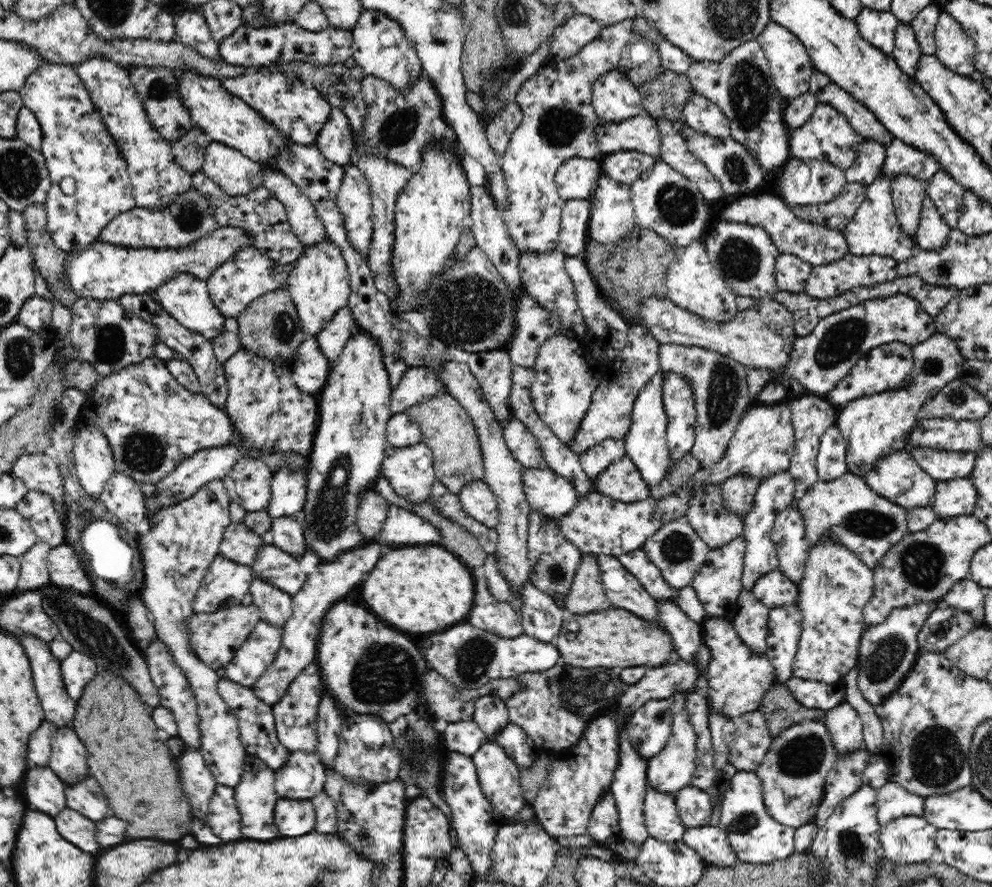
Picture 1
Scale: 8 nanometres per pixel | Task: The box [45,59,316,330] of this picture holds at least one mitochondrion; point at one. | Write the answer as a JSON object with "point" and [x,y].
{"point":[158,89]}

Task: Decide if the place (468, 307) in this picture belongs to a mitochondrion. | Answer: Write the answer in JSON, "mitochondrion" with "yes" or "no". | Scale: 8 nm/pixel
{"mitochondrion":"yes"}

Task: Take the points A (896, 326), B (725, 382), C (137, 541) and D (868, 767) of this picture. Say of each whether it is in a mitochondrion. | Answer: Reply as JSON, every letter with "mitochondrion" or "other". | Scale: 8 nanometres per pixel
{"A":"other","B":"mitochondrion","C":"other","D":"other"}

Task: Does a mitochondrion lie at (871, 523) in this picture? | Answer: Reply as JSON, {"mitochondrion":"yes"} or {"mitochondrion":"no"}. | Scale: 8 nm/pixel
{"mitochondrion":"yes"}

